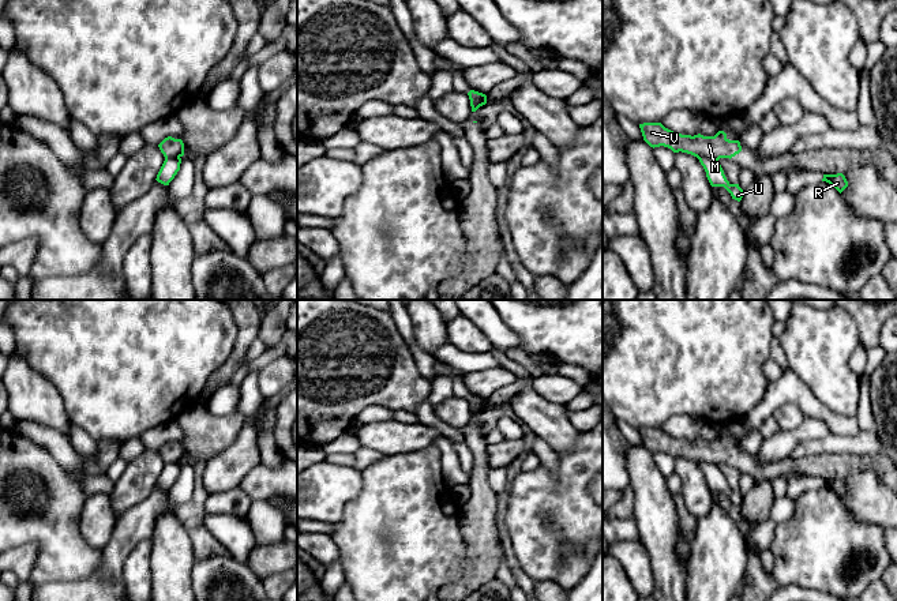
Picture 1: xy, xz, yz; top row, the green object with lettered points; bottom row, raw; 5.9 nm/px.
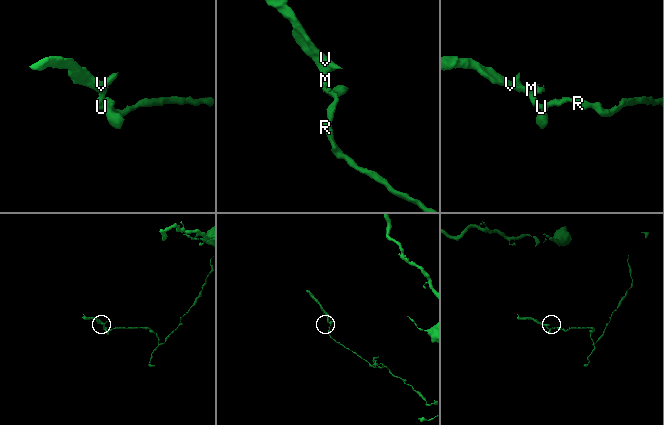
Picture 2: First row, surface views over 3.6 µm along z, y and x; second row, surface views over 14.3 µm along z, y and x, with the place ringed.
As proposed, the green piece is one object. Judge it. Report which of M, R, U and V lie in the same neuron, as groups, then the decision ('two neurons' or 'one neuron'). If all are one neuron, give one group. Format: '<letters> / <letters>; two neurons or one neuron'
M V / R U; two neurons

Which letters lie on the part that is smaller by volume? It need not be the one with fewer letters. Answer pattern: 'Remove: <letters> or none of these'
Remove: M, V

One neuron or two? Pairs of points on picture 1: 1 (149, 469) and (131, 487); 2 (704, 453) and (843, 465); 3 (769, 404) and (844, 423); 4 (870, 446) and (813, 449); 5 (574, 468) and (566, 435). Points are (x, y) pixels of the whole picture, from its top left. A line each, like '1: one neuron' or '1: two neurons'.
1: one neuron
2: one neuron
3: one neuron
4: one neuron
5: two neurons

